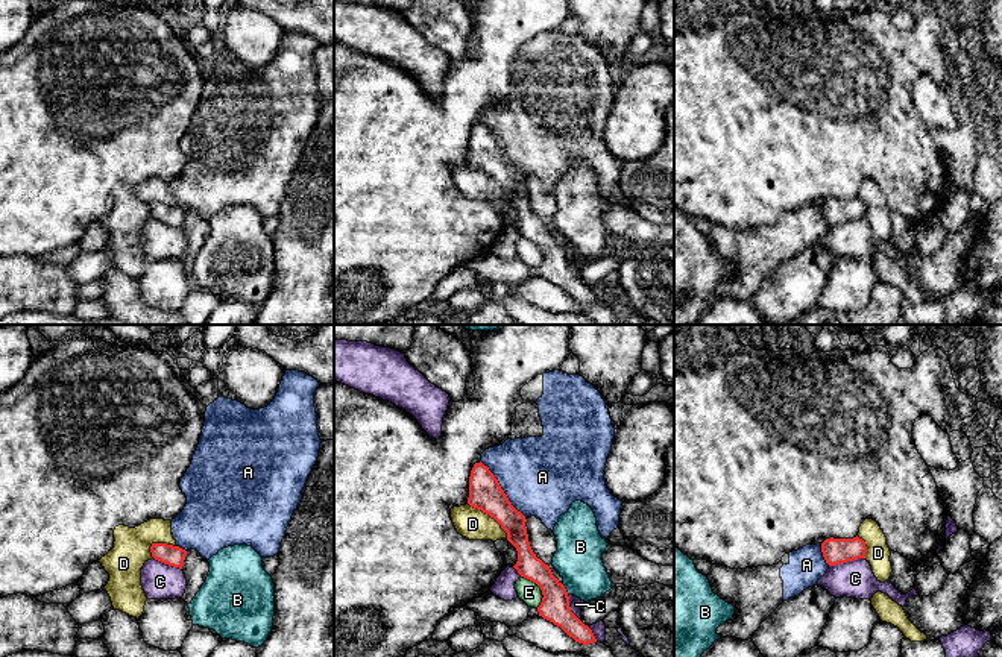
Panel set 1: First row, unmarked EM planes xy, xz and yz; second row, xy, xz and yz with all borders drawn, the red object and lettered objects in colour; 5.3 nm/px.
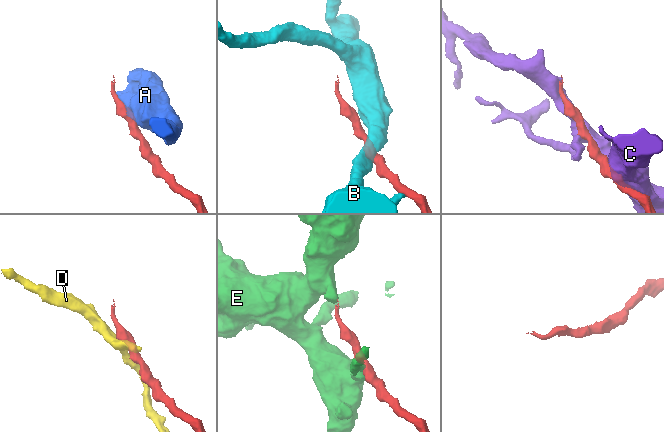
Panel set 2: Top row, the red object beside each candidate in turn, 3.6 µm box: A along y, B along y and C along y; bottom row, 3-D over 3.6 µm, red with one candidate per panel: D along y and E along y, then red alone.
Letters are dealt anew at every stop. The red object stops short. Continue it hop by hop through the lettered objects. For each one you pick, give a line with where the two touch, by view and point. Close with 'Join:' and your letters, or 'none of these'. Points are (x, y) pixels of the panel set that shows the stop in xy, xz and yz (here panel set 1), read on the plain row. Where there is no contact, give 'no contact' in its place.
Join: none of these

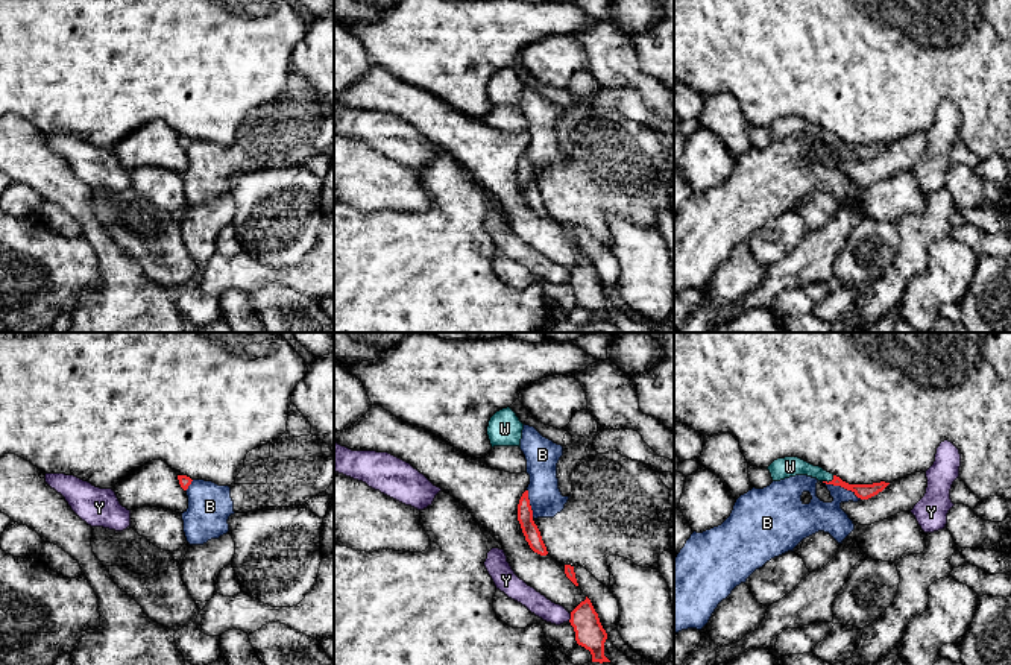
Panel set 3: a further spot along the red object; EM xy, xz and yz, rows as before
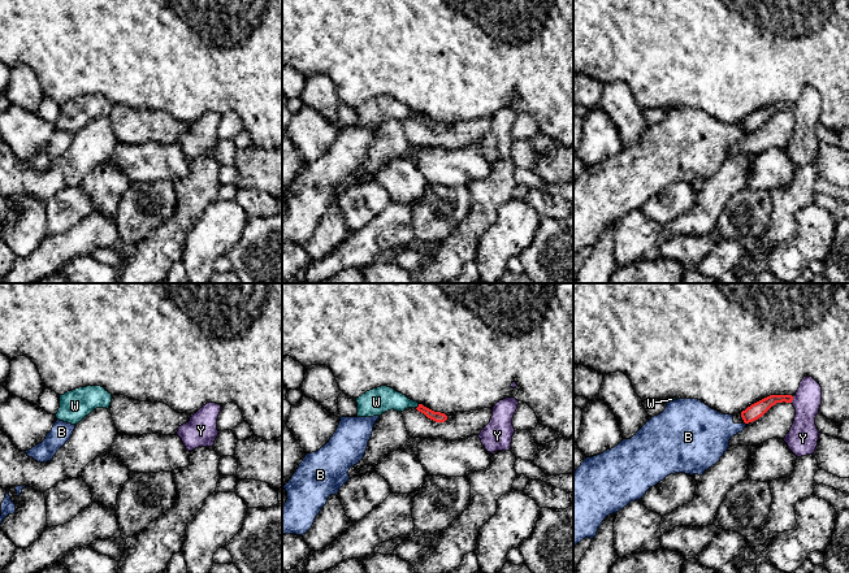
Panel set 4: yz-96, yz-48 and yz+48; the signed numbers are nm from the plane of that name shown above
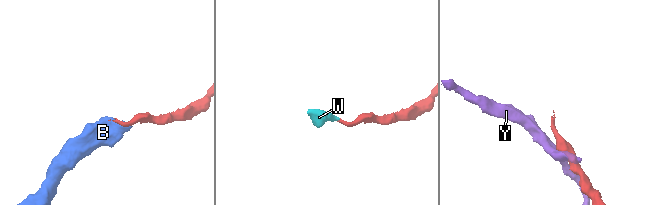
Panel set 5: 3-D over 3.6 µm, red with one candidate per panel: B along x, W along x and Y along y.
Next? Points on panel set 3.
W: yz (829, 141)
Join: W

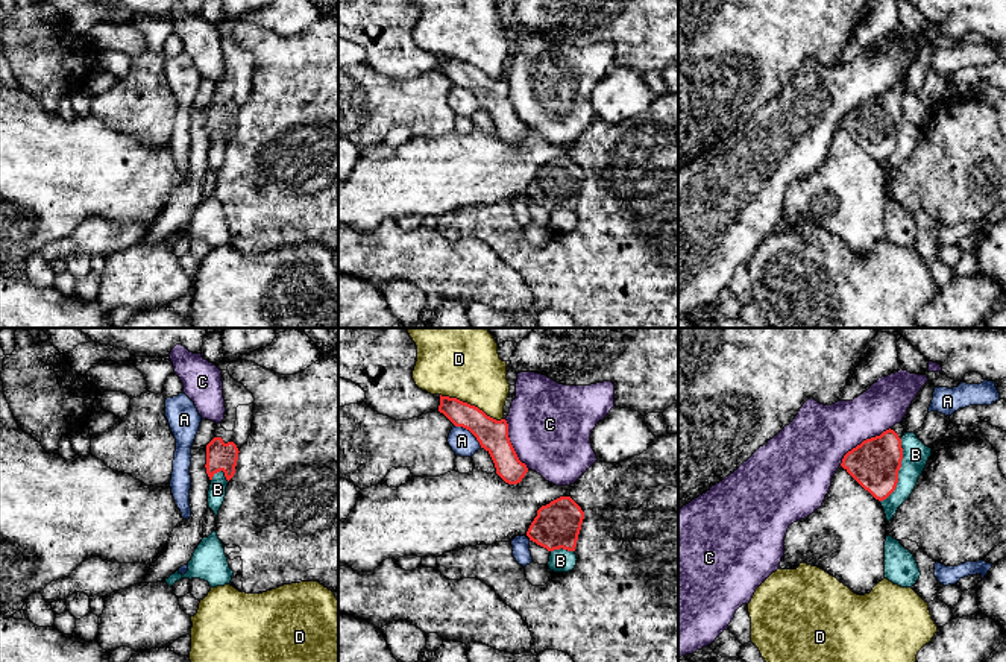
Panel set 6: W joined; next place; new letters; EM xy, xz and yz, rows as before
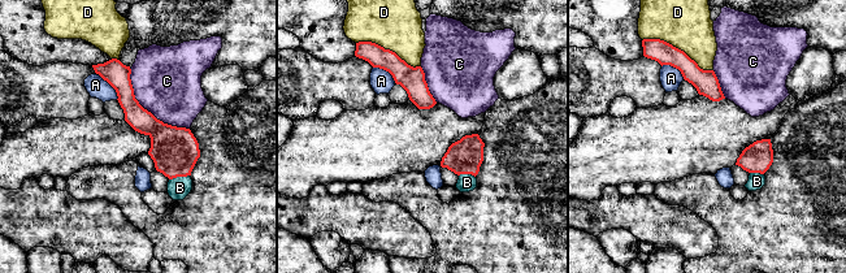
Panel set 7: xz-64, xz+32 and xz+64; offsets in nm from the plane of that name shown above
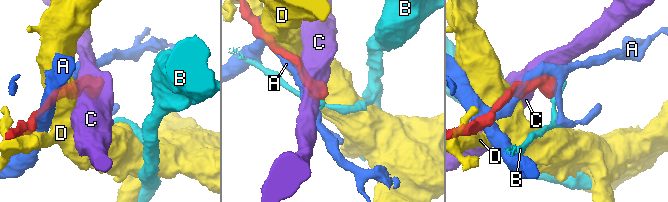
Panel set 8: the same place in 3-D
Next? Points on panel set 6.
Join: none of these

